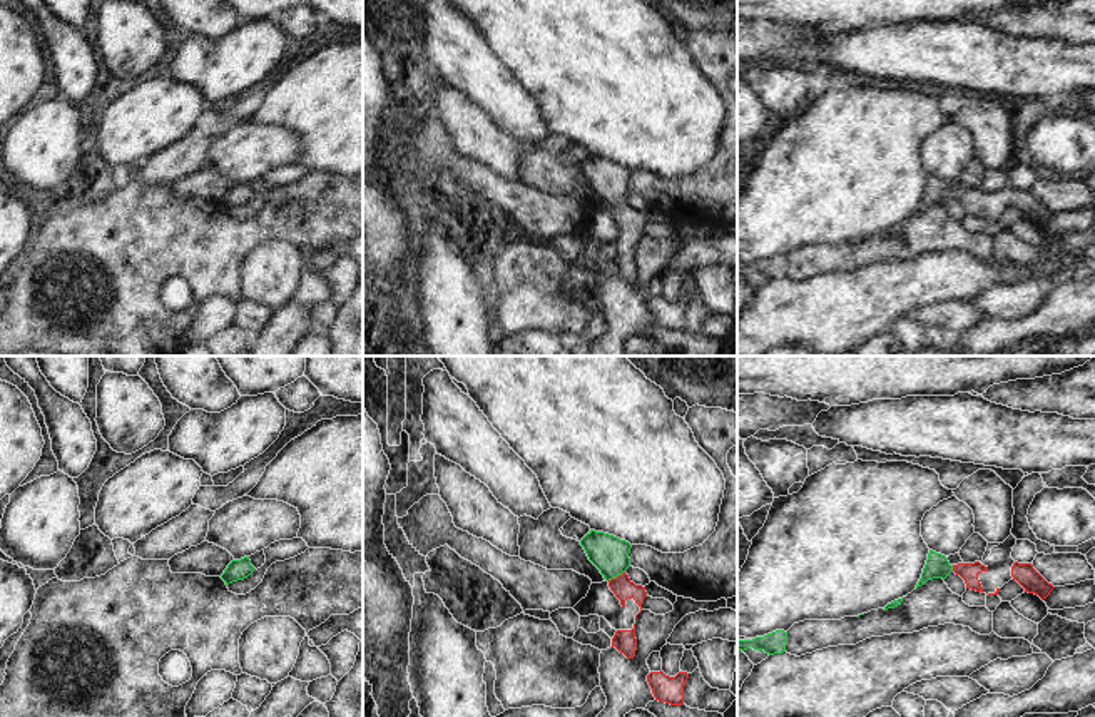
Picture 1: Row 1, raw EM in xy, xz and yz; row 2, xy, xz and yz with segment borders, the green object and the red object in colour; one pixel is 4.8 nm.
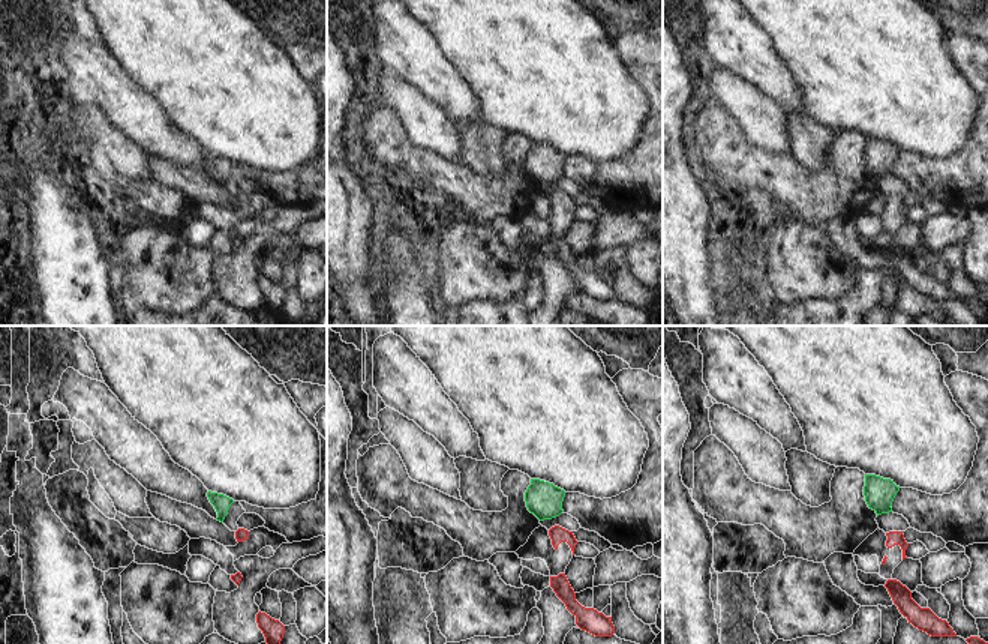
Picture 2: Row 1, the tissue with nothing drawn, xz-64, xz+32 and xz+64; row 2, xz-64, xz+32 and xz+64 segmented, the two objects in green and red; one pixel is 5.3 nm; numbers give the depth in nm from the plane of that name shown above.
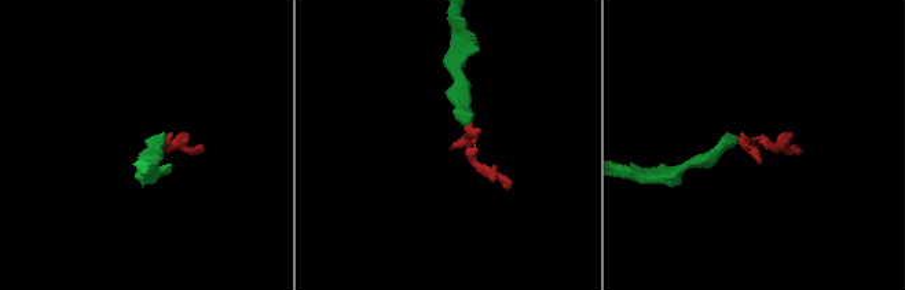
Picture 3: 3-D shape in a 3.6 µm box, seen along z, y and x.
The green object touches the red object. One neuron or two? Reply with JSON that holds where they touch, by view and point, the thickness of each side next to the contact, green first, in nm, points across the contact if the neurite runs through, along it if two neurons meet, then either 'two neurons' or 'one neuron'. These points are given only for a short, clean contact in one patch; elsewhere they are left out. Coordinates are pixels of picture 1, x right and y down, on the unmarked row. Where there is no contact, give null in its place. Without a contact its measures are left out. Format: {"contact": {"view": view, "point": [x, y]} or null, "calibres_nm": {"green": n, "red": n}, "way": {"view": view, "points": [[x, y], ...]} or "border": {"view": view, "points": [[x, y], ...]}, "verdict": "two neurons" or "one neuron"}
{"contact": {"view": "xz", "point": [616, 203]}, "calibres_nm": {"green": 180, "red": 100}, "way": {"view": "xz", "points": [[609, 179], [616, 203], [622, 213]]}, "verdict": "one neuron"}

